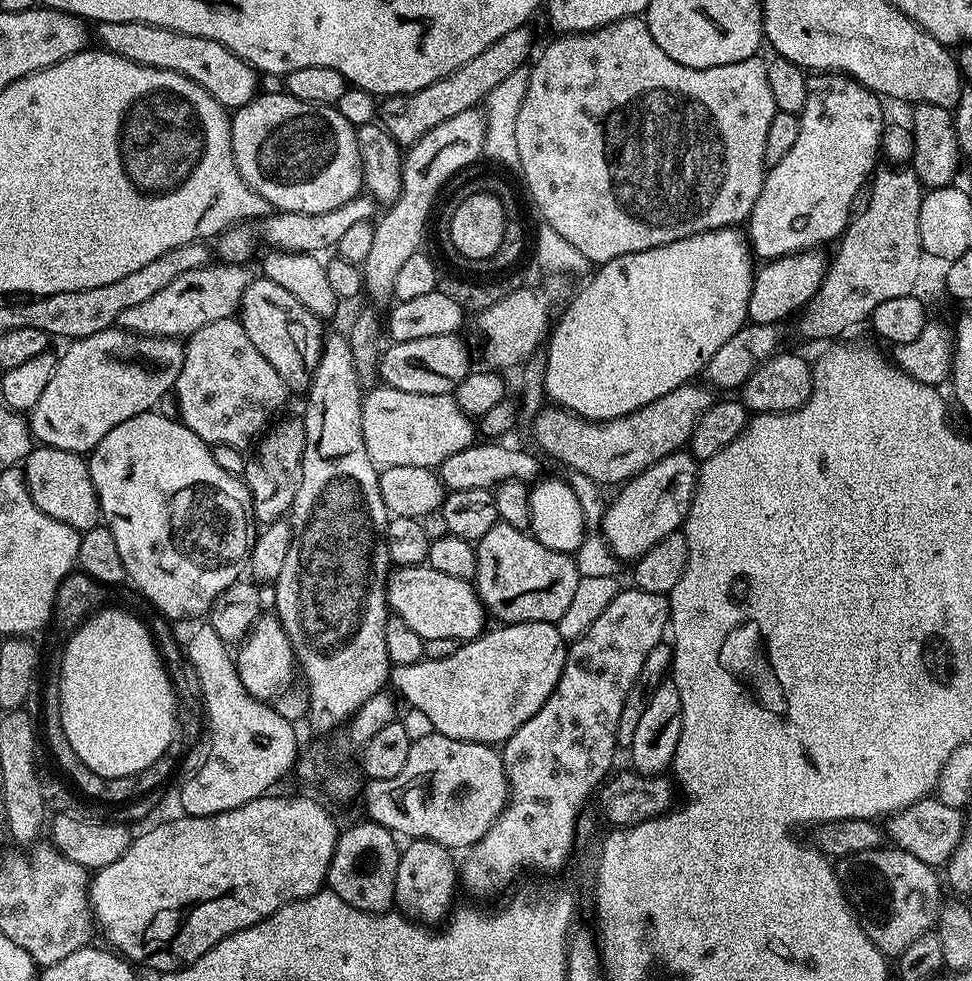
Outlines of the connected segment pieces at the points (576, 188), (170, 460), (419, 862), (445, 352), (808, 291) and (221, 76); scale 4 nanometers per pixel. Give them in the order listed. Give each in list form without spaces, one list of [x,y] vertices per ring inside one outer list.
[[[627,16],[625,20],[619,20],[613,24],[595,28],[593,32],[574,32],[561,35],[556,39],[560,40],[554,41],[537,58],[536,65],[531,65],[528,73],[528,85],[526,86],[526,98],[522,98],[522,110],[518,110],[518,126],[514,126],[514,139],[518,142],[518,158],[520,159],[518,168],[519,171],[524,171],[524,184],[528,187],[528,192],[532,195],[532,200],[536,203],[537,210],[544,215],[543,223],[547,227],[553,228],[558,234],[562,234],[562,238],[566,238],[566,242],[570,242],[570,246],[574,246],[574,250],[578,250],[578,254],[585,256],[593,265],[599,266],[610,262],[614,258],[622,258],[626,254],[634,254],[642,250],[657,248],[663,244],[669,244],[670,242],[681,240],[687,236],[693,236],[699,232],[709,232],[715,228],[740,226],[747,221],[748,216],[754,210],[754,202],[758,202],[758,194],[762,194],[762,186],[764,185],[764,177],[766,175],[766,165],[764,162],[766,133],[770,130],[770,122],[774,122],[774,114],[777,112],[774,94],[770,91],[770,81],[766,74],[768,65],[763,59],[760,61],[761,57],[759,55],[746,58],[742,62],[730,62],[726,66],[710,66],[709,68],[682,66],[682,62],[674,62],[674,58],[670,58],[670,54],[666,54],[666,50],[662,50],[662,46],[658,46],[658,42],[654,42],[654,34],[650,34],[647,19],[640,16]]]
[[[159,411],[143,412],[134,418],[126,418],[122,426],[114,426],[102,442],[93,448],[87,457],[90,478],[96,487],[98,502],[100,503],[100,515],[103,523],[110,530],[114,538],[114,543],[118,545],[118,554],[122,554],[122,566],[124,567],[127,579],[132,580],[132,584],[157,608],[157,613],[163,614],[169,621],[184,620],[187,616],[200,616],[209,611],[212,603],[222,595],[231,584],[235,584],[241,579],[240,572],[249,563],[252,555],[252,542],[254,539],[254,517],[252,509],[252,498],[248,487],[243,479],[231,476],[222,465],[216,461],[216,456],[211,447],[205,444],[194,430],[190,430],[186,425],[180,423],[179,419],[168,416],[159,416]]]
[[[409,839],[403,845],[394,882],[394,904],[401,916],[424,926],[436,926],[449,919],[456,884],[458,888],[458,860],[452,856],[453,849],[433,840]]]
[[[453,334],[438,338],[414,338],[414,342],[389,343],[380,354],[379,379],[389,388],[406,390],[406,394],[446,396],[455,393],[456,384],[462,382],[470,371],[468,348],[460,338]]]
[[[820,250],[795,252],[793,256],[780,256],[777,260],[761,263],[752,278],[748,320],[753,324],[779,325],[780,320],[794,315],[799,308],[807,309],[813,303],[824,274],[830,267],[822,253]]]
[[[137,20],[97,23],[95,28],[95,39],[96,36],[100,39],[99,47],[103,51],[113,52],[130,62],[138,62],[142,66],[182,74],[198,86],[202,86],[202,90],[210,93],[225,110],[235,110],[246,106],[258,95],[257,69],[253,68],[247,60],[238,58],[238,54],[226,50],[224,44],[211,40],[209,36],[191,36],[162,26],[143,24]]]

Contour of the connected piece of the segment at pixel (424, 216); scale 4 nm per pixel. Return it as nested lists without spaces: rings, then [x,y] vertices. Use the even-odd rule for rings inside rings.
[[[479,107],[462,110],[462,114],[446,118],[442,126],[434,126],[434,130],[430,130],[403,153],[400,194],[391,201],[389,208],[392,209],[375,221],[372,230],[374,243],[370,255],[364,259],[362,265],[364,292],[371,297],[369,299],[373,305],[388,306],[393,303],[394,281],[410,254],[421,251],[420,239],[424,236],[424,227],[428,224],[428,215],[432,212],[432,203],[435,202],[440,187],[455,172],[470,167],[476,159],[484,156],[487,125],[485,113]]]

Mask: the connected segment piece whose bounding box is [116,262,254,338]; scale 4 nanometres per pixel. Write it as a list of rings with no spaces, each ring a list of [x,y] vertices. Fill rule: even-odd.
[[[214,264],[198,270],[186,270],[186,274],[174,278],[170,286],[146,298],[146,302],[118,314],[116,324],[137,336],[187,338],[210,322],[233,319],[239,313],[242,294],[246,294],[246,286],[250,286],[254,272],[251,272],[251,267],[242,264]]]

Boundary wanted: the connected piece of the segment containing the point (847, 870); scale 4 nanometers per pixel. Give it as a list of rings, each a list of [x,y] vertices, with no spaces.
[[[881,846],[869,852],[853,852],[852,855],[843,857],[835,865],[834,871],[852,911],[864,927],[864,933],[885,957],[900,957],[906,946],[914,942],[914,938],[918,938],[923,932],[933,931],[934,925],[939,921],[942,899],[940,900],[940,884],[936,881],[937,869],[914,858],[914,854],[903,852],[895,846]]]

